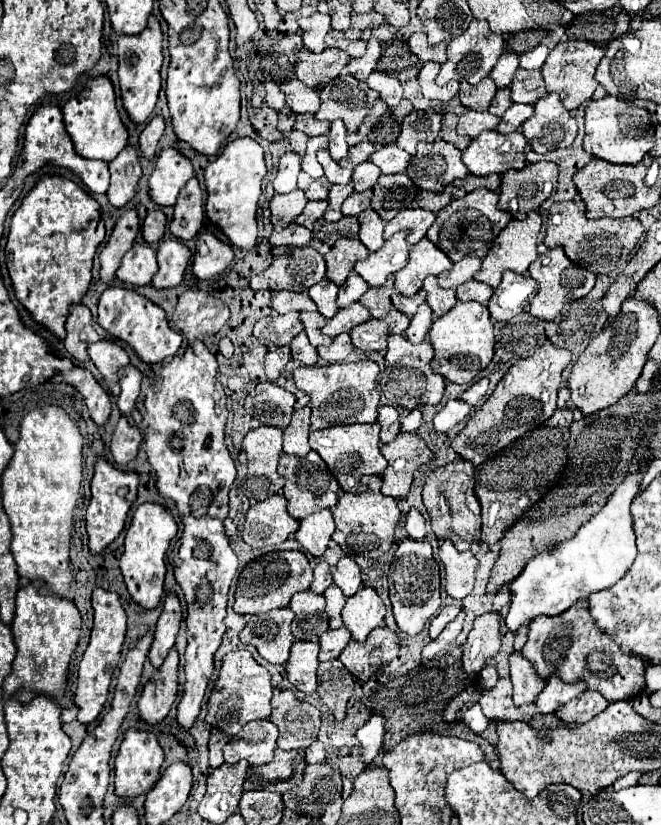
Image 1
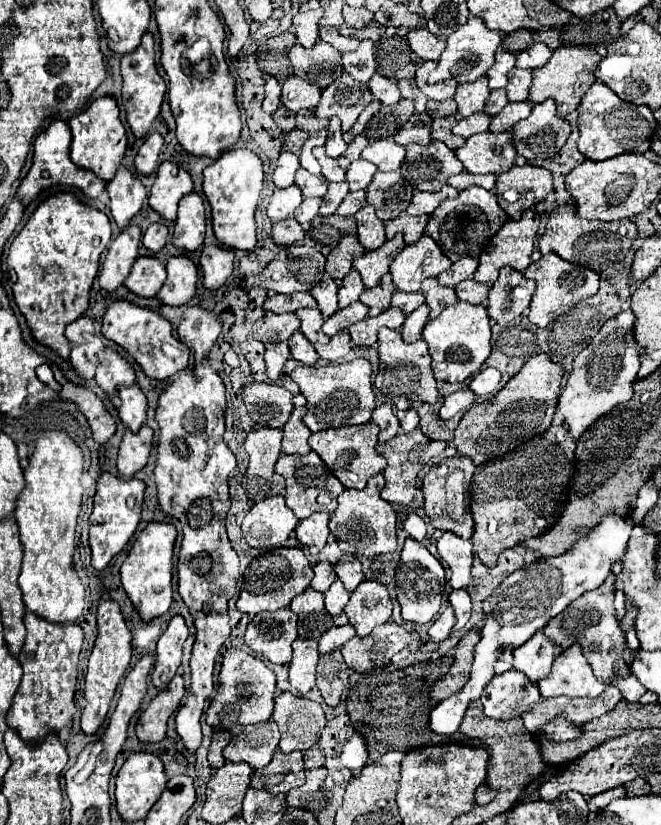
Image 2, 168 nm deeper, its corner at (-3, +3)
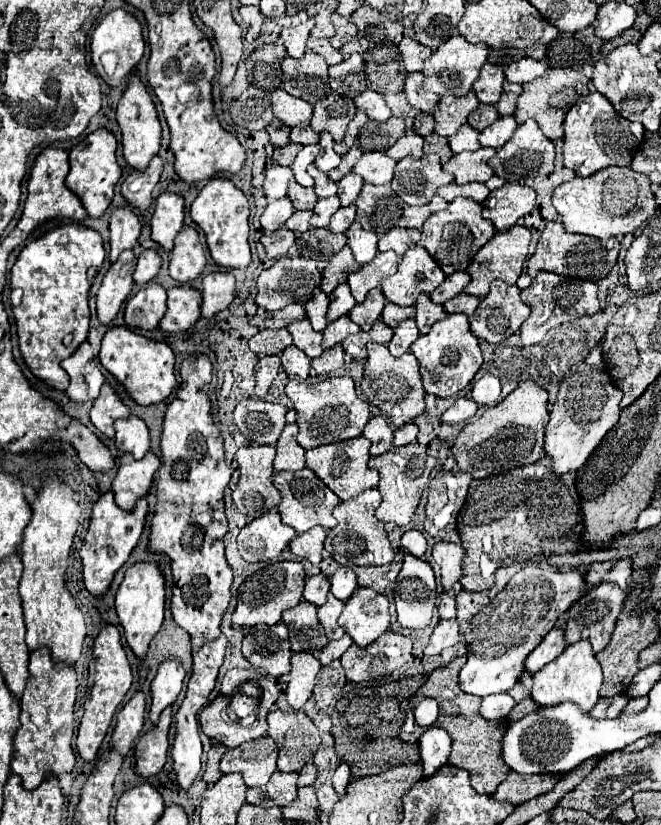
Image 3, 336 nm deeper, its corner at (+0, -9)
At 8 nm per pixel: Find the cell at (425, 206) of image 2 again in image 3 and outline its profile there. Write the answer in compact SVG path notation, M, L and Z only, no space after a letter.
M406 207L400 219L400 227L412 227L412 229L422 229L424 221L430 217L428 207Z

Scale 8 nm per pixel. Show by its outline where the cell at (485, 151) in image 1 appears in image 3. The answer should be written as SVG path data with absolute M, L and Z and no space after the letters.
M480 147L478 151L464 151L454 155L448 163L444 163L442 167L448 173L454 173L454 181L458 185L466 185L466 183L486 183L494 171L488 167L488 161L496 155L494 149L490 147Z

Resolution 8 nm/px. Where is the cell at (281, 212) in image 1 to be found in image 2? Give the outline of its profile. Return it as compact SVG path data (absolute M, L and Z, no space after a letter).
M291 185L287 189L275 189L271 203L267 205L267 215L273 223L289 219L293 211L301 205L301 201L303 201L303 193L297 185Z

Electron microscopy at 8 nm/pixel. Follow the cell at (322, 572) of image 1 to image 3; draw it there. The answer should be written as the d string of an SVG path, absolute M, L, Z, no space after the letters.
M312 575L312 577L306 579L306 585L304 585L304 601L320 607L326 601L328 591L330 591L328 577L324 577L324 575Z

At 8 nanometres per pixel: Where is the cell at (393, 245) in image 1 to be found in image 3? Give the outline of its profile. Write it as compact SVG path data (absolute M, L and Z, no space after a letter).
M386 251L386 253L376 253L376 257L362 265L360 271L356 273L350 273L348 275L348 285L350 285L350 291L356 299L356 303L362 303L366 293L374 287L380 285L380 281L388 275L394 275L396 269L398 269L398 255L394 251Z

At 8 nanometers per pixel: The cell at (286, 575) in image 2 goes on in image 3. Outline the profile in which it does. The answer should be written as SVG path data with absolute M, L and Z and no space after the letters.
M280 561L272 563L254 575L250 575L238 589L238 605L232 613L232 623L242 627L254 627L258 623L264 625L276 625L282 619L282 613L286 609L292 609L302 601L302 589L304 589L304 567L296 561Z

